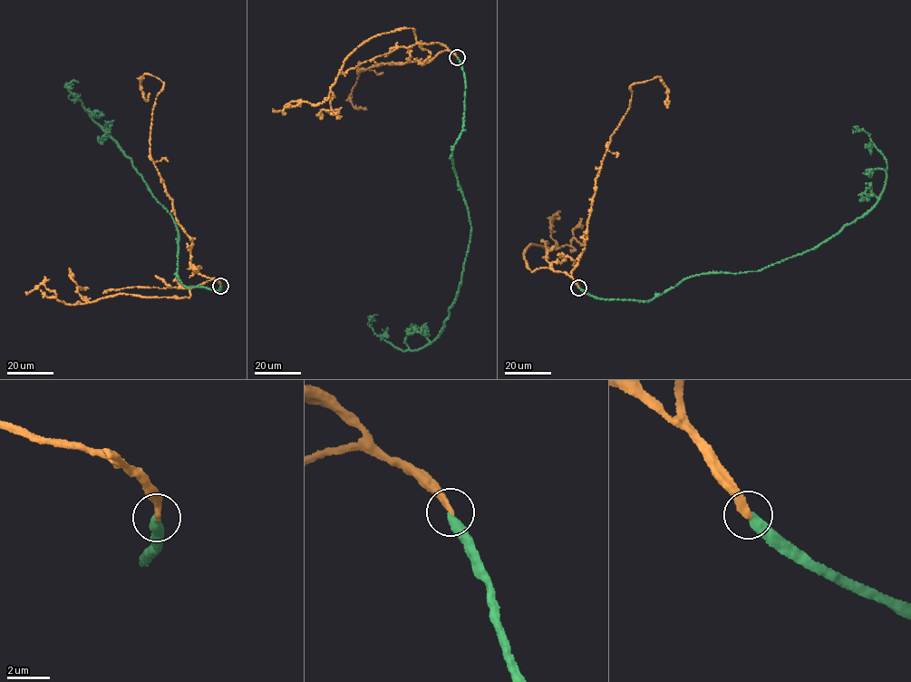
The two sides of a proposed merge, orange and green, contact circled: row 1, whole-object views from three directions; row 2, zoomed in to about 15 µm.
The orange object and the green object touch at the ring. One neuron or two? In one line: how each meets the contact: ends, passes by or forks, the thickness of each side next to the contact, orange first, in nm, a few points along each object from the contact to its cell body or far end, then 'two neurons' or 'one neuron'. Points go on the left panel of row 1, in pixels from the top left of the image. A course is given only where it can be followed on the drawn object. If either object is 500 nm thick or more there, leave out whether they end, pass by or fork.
orange ends there; green ends there; 320 nm thick on the orange side, 440 nm on the other; orange runs (220, 286), (192, 267), (190, 238), (151, 159), (163, 82), (146, 73), (145, 100), (150, 92); green runs (220, 286), (216, 290), (179, 280), (176, 225), (129, 159), (65, 87), (78, 82); one neuron

